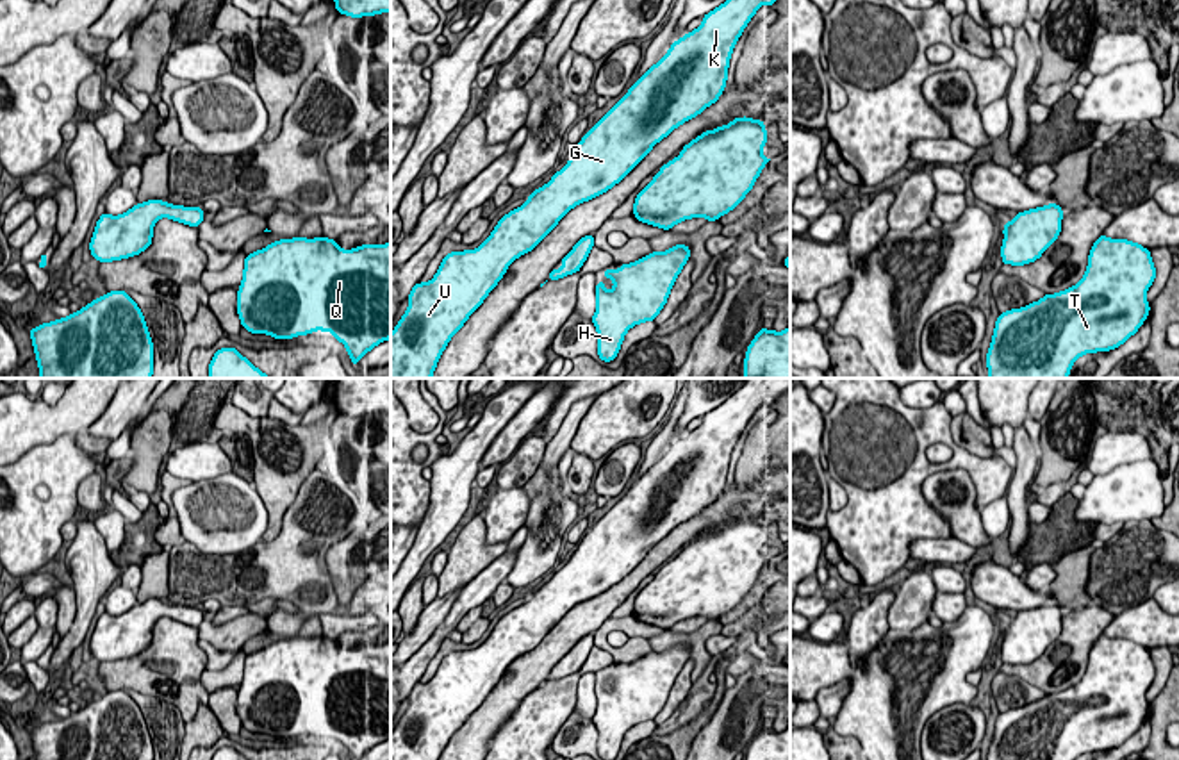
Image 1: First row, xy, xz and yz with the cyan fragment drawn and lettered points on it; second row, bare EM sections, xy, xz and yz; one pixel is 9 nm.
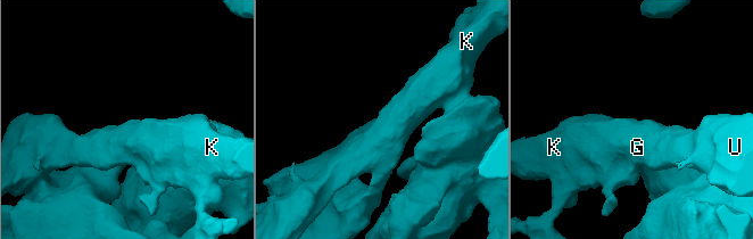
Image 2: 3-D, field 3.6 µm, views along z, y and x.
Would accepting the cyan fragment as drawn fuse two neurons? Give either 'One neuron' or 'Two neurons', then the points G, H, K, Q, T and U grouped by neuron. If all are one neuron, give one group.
One neuron. Groups: G H K Q T U

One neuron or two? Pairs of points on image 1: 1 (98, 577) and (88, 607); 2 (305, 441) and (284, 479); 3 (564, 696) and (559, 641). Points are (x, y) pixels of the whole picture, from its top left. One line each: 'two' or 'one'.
1: one
2: one
3: two

